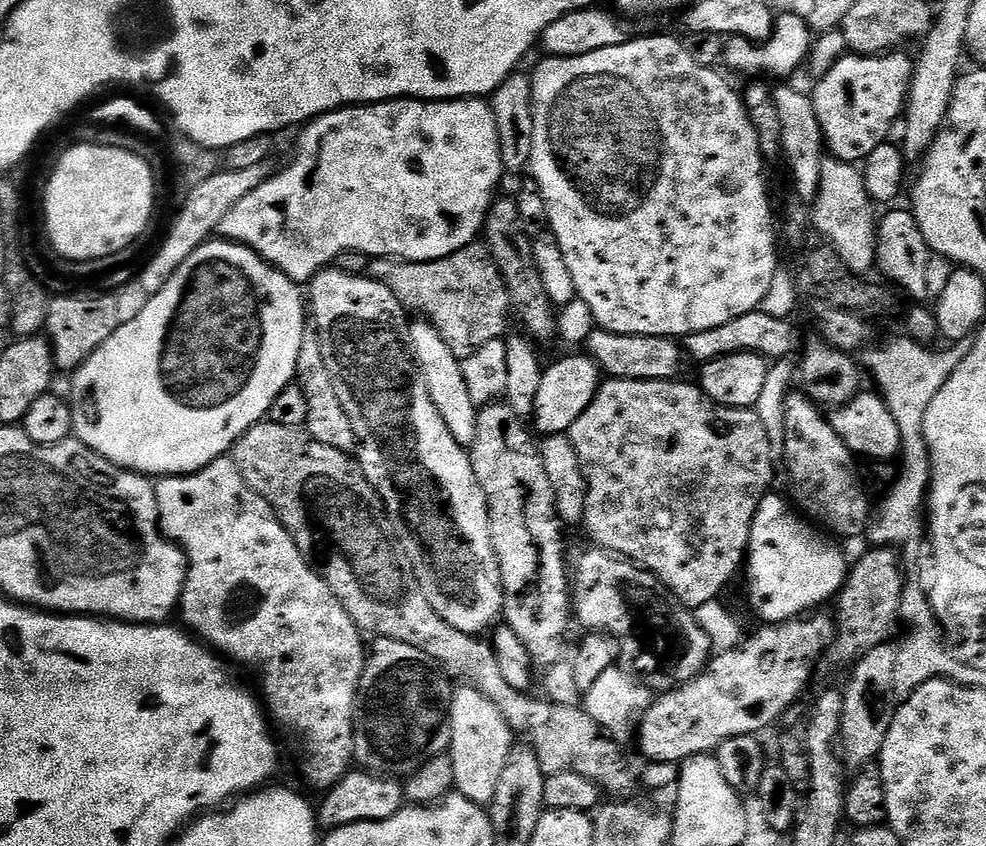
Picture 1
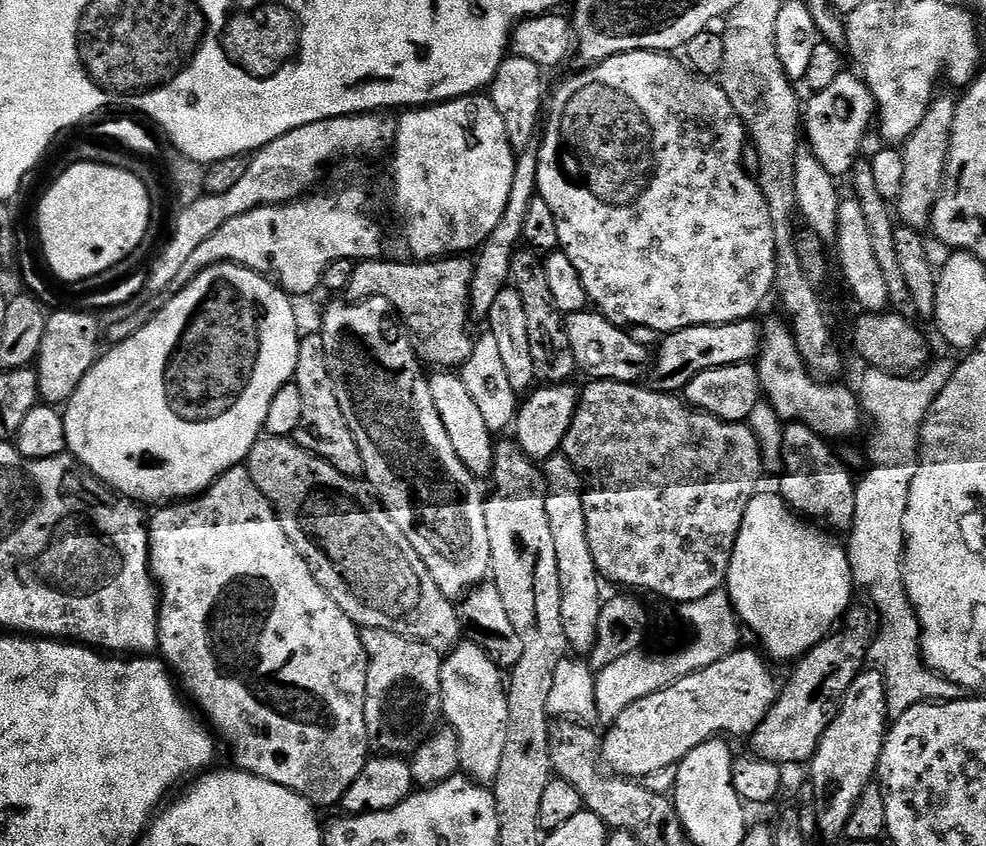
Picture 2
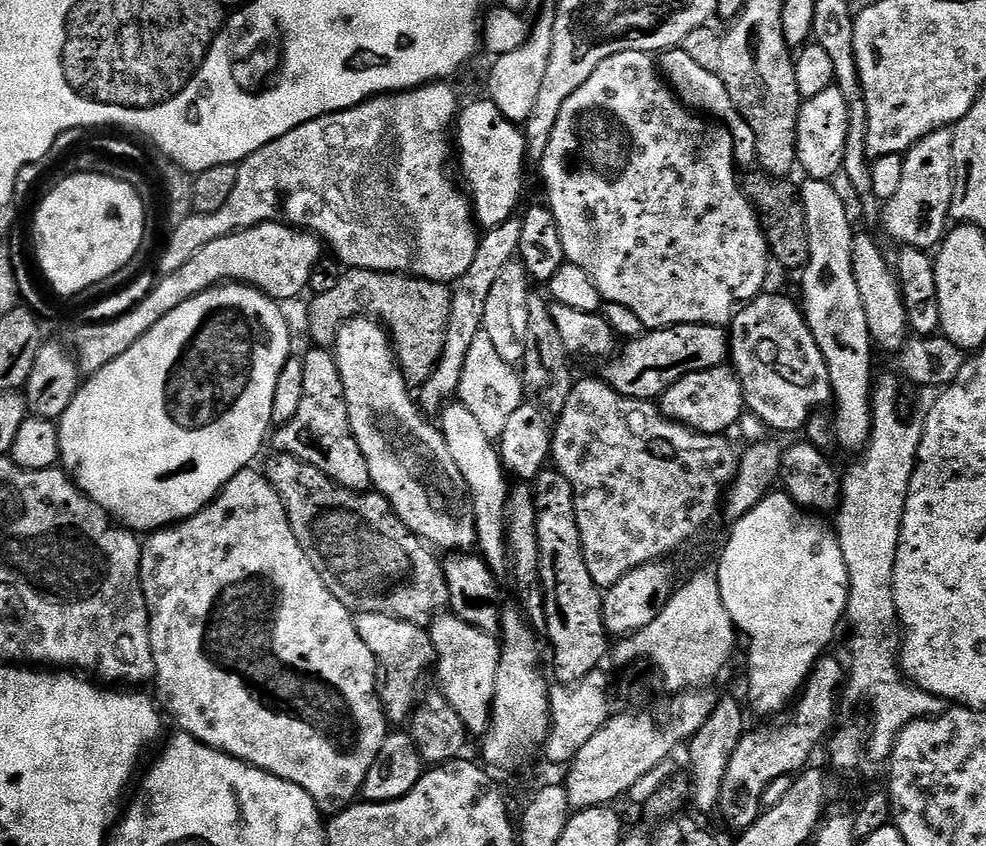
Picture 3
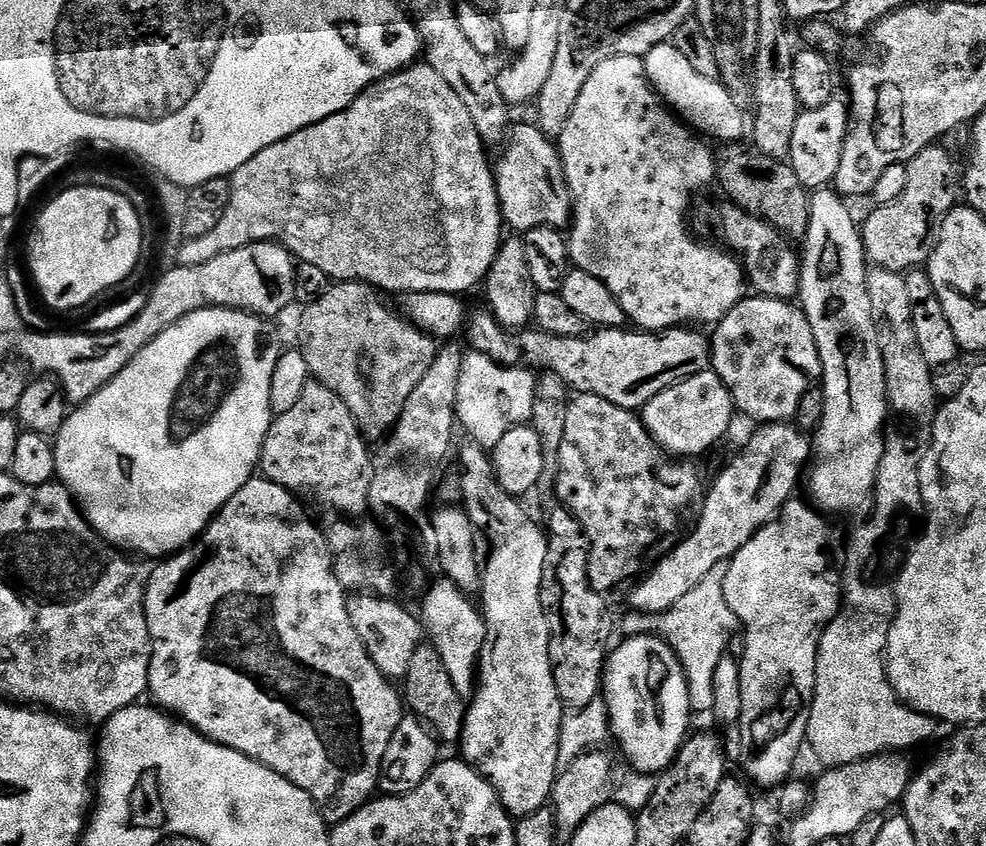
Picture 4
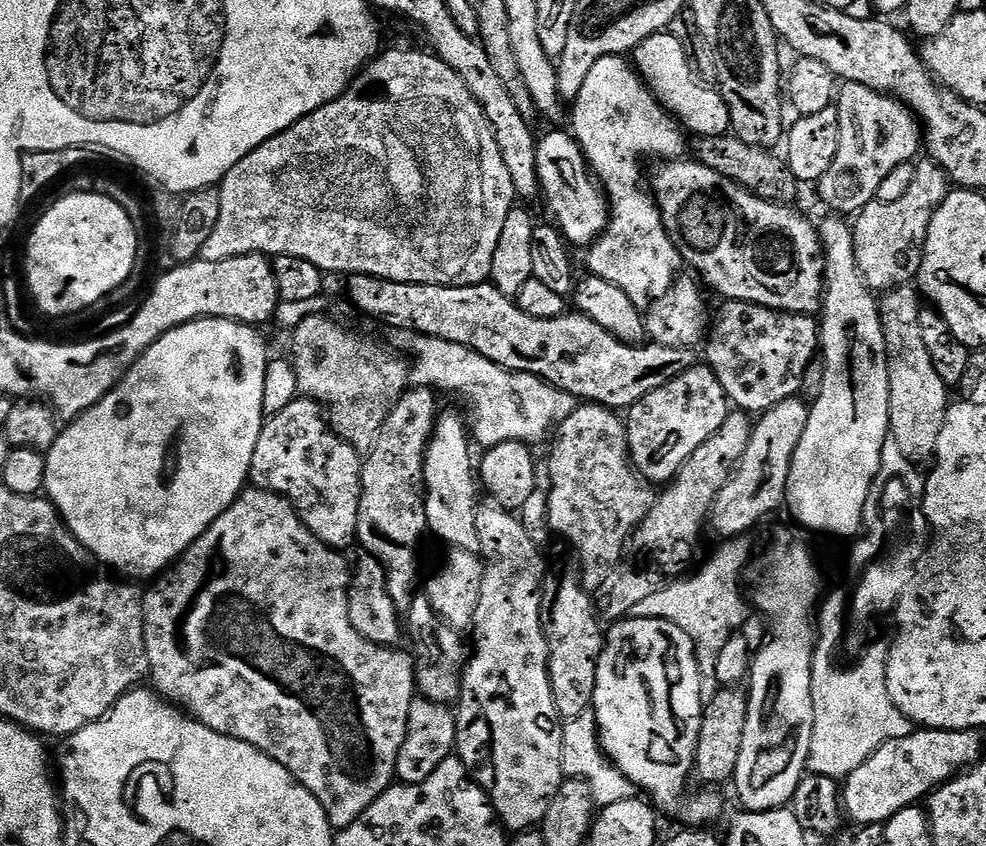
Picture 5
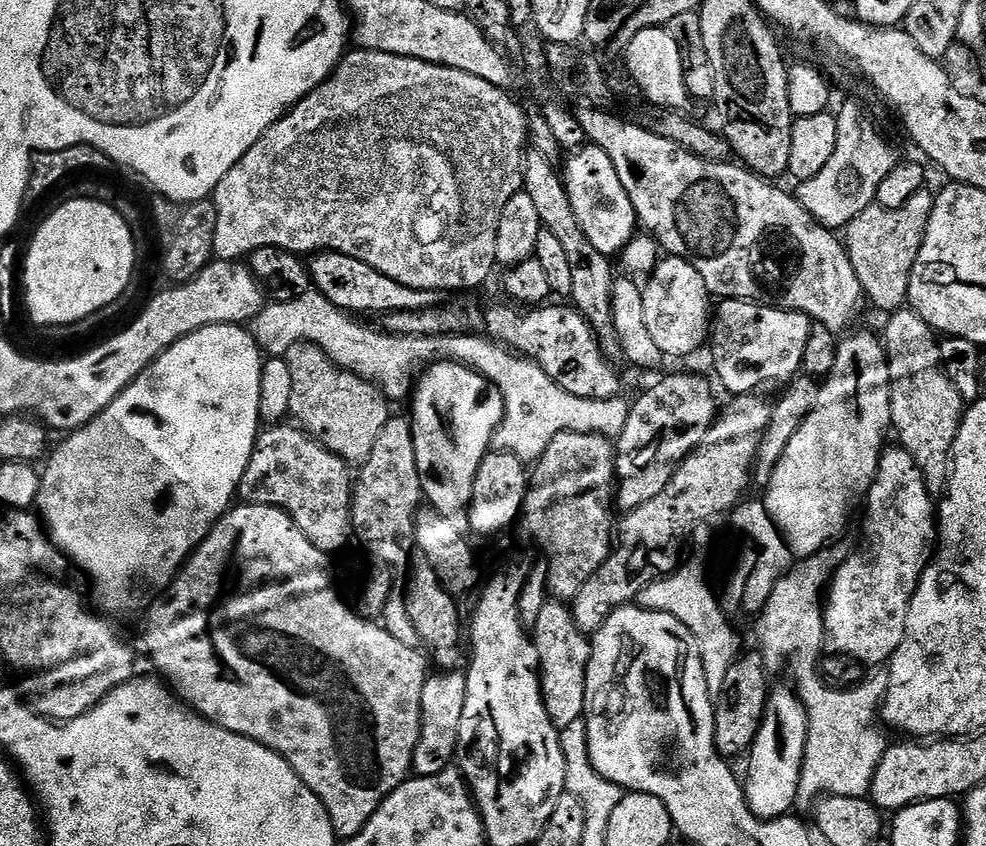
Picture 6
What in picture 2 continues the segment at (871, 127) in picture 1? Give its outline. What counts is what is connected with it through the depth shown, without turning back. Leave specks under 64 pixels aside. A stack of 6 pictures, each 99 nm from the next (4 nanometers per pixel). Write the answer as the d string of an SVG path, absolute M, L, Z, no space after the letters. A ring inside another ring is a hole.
M845 70L836 81L826 90L815 93L811 97L812 101L807 101L806 107L802 112L802 132L806 137L807 147L822 162L822 167L837 178L847 177L851 173L857 160L861 159L862 152L860 147L864 144L864 139L868 136L868 127L873 127L874 117L877 115L876 99L872 97L872 91L859 75L851 76L851 71Z

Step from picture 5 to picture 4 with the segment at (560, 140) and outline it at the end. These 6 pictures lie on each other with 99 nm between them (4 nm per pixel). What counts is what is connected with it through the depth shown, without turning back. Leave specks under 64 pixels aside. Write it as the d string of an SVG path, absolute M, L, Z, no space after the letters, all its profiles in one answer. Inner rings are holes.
M535 123L520 124L511 129L504 153L494 164L496 189L500 195L500 213L513 233L523 234L538 226L550 226L561 230L569 227L574 213L572 194L564 181L564 163L560 149L553 137Z

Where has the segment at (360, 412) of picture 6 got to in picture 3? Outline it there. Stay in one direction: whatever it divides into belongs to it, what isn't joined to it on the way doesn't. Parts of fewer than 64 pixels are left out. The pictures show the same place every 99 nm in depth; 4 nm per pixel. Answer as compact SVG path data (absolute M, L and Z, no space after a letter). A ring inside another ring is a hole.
M350 268L344 271L342 278L338 278L327 294L312 296L312 305L308 308L308 332L312 335L311 343L317 348L331 349L336 343L336 336L340 327L347 320L354 320L357 316L366 316L380 321L388 329L392 337L392 347L396 349L396 360L404 371L409 385L419 386L434 374L435 366L442 358L444 339L448 330L448 319L452 306L452 288L446 284L439 284L433 280L423 280L417 276L404 276L401 272L375 272Z

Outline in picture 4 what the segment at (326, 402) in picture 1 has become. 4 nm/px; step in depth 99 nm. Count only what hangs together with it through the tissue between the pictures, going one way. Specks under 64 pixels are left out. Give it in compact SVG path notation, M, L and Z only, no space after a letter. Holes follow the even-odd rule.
M310 382L306 390L302 390L302 398L298 398L295 406L286 410L286 414L273 419L262 442L258 468L263 479L288 488L293 494L299 494L301 497L313 496L318 503L340 512L336 514L341 517L364 518L369 515L368 503L374 471L374 456L371 451L368 453L368 448L369 441L365 440L364 433L357 426L354 414L350 414L350 406L346 406L346 402L330 386Z

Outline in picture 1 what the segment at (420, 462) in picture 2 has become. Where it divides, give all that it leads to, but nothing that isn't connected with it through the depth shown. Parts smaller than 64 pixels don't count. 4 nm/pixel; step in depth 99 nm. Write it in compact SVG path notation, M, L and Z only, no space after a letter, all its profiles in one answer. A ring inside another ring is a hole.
M335 266L325 268L311 280L306 288L306 296L310 301L311 319L318 326L318 334L322 338L322 358L326 358L326 367L330 370L330 379L334 381L338 402L342 402L342 410L346 410L346 415L350 417L350 426L354 426L360 469L366 474L366 478L374 486L377 494L380 495L380 501L384 504L384 513L388 515L392 535L395 536L401 553L406 557L412 575L420 583L420 589L426 602L430 602L434 614L438 614L438 618L442 618L442 622L446 622L454 630L460 630L470 636L484 634L488 627L491 629L501 619L504 611L504 587L500 577L498 558L494 554L494 546L490 538L490 518L488 517L486 494L474 474L472 457L466 451L465 445L458 443L454 434L450 434L450 430L446 430L446 422L442 422L442 414L438 414L438 406L434 406L434 402L430 402L430 390L426 390L426 382L421 378L420 370L416 367L409 345L406 343L410 320L406 315L404 305L398 302L398 298L394 298L394 294L382 281L368 274L351 276L340 272Z

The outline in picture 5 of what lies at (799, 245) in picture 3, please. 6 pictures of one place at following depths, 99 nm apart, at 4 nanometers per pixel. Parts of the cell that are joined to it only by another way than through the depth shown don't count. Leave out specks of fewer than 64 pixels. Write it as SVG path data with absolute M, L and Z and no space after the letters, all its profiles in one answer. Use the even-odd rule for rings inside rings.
M729 134L727 136L697 136L691 141L690 152L699 163L710 170L718 170L718 174L738 182L758 198L775 204L791 205L793 203L792 199L796 196L798 182L790 170L787 159L783 155L775 156L777 154L775 151L750 146L739 140L736 135Z

